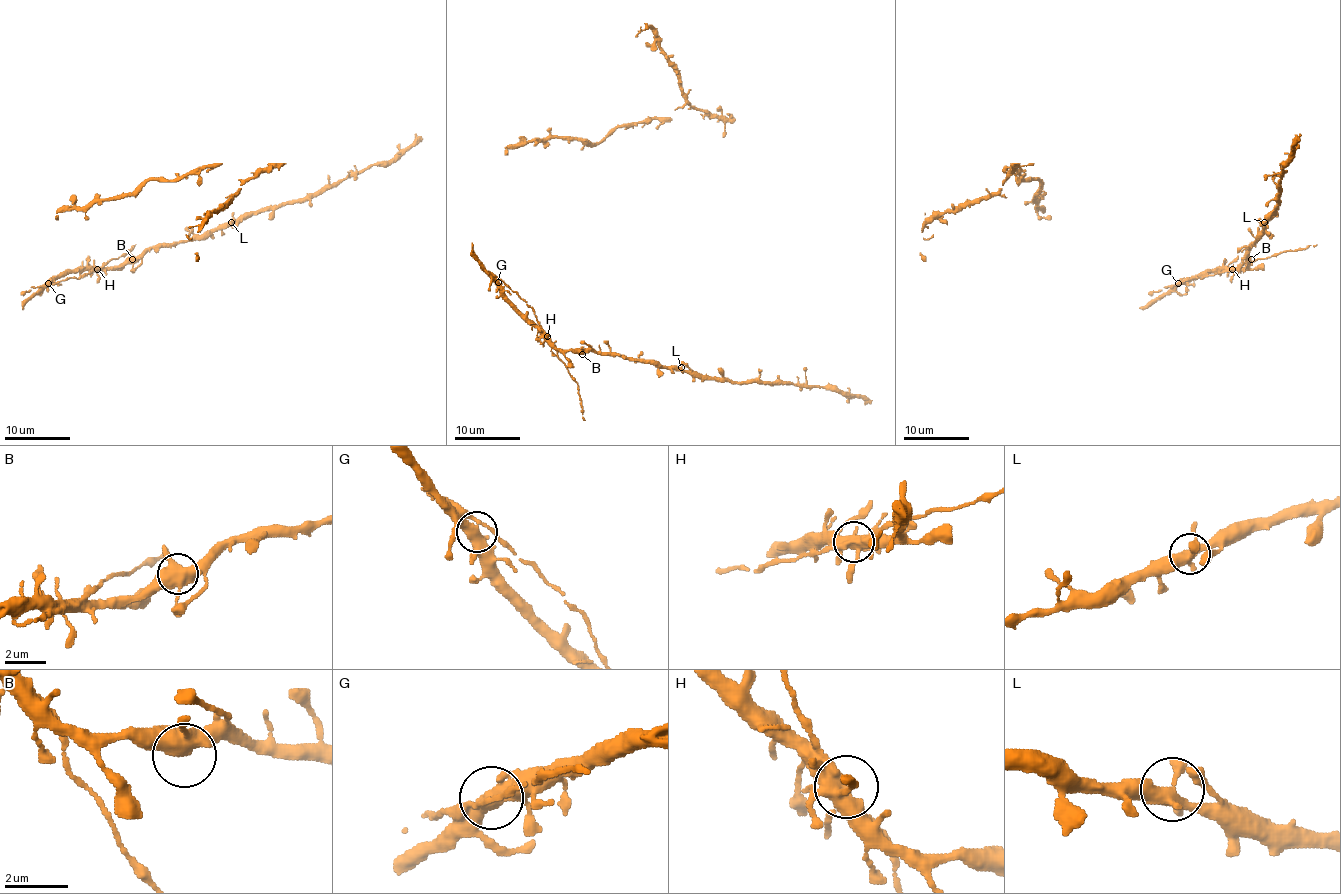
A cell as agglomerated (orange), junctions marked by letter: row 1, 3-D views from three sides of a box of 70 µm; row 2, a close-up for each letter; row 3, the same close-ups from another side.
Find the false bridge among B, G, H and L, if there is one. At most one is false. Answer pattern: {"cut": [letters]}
{"cut": []}

